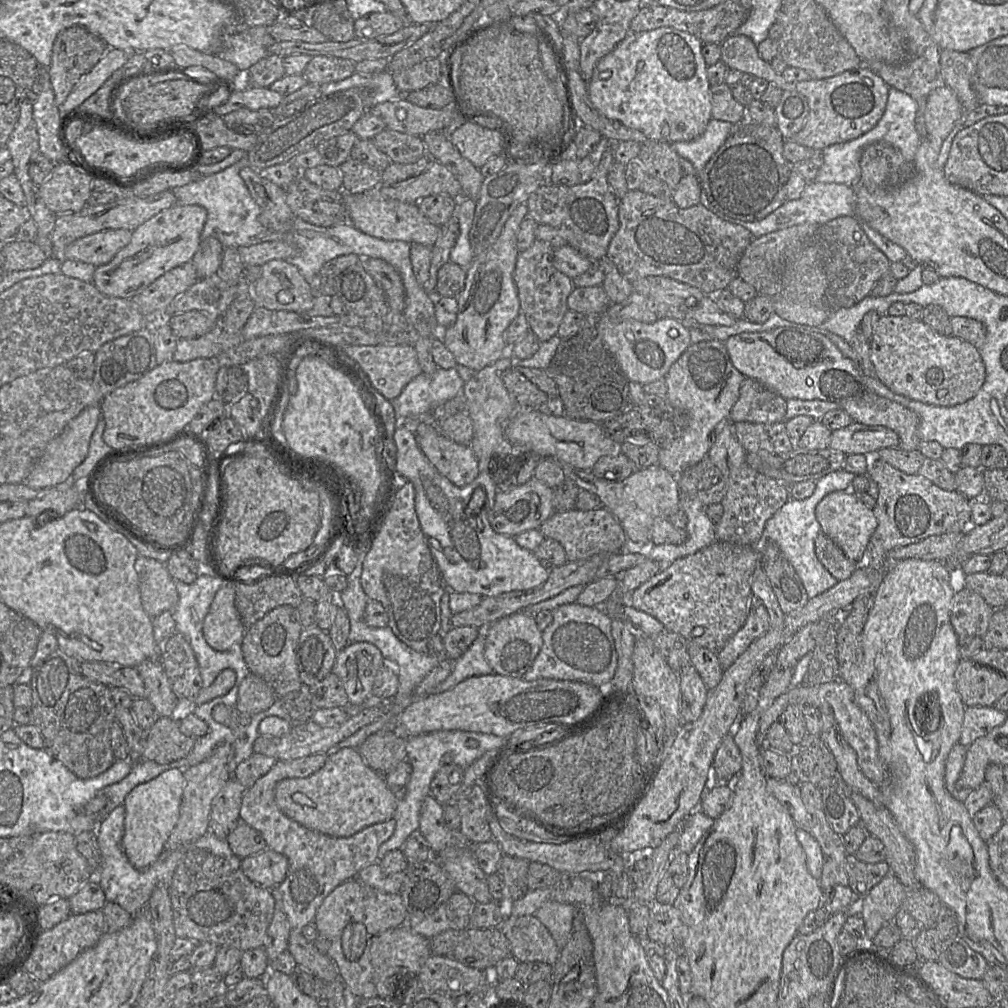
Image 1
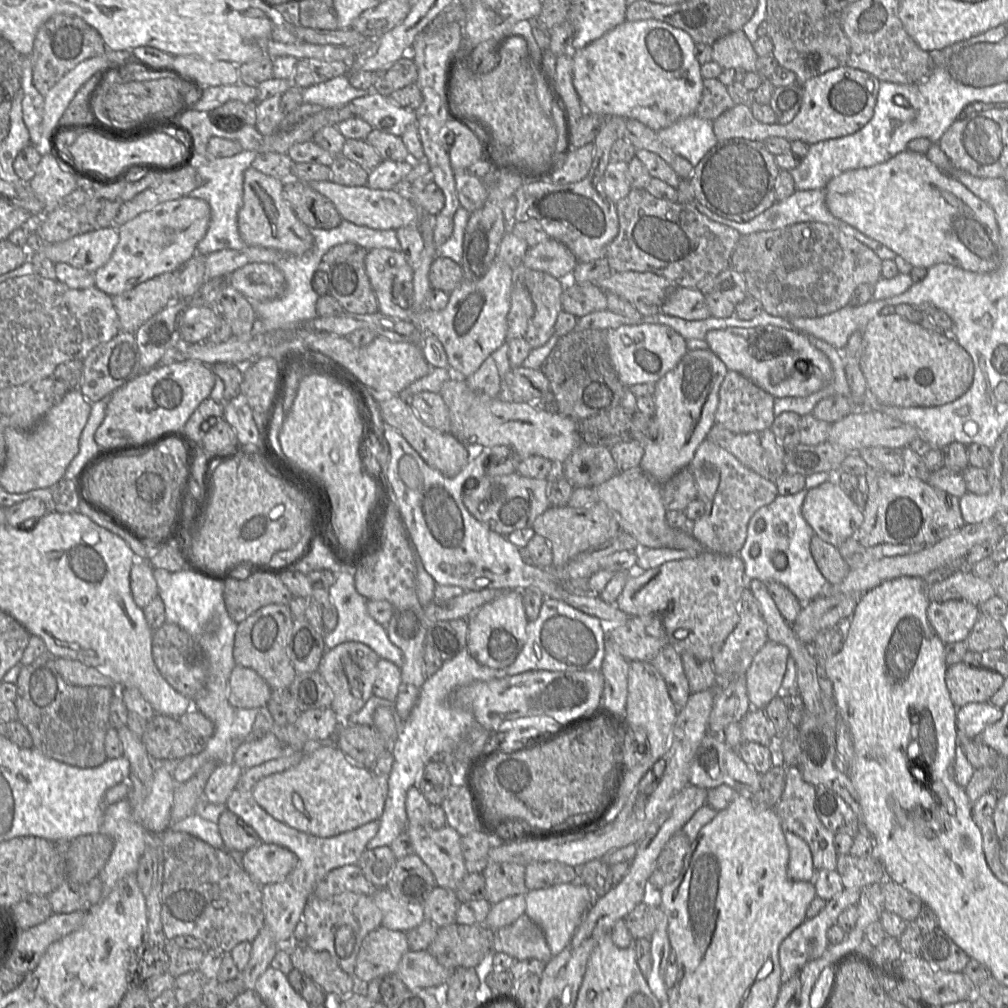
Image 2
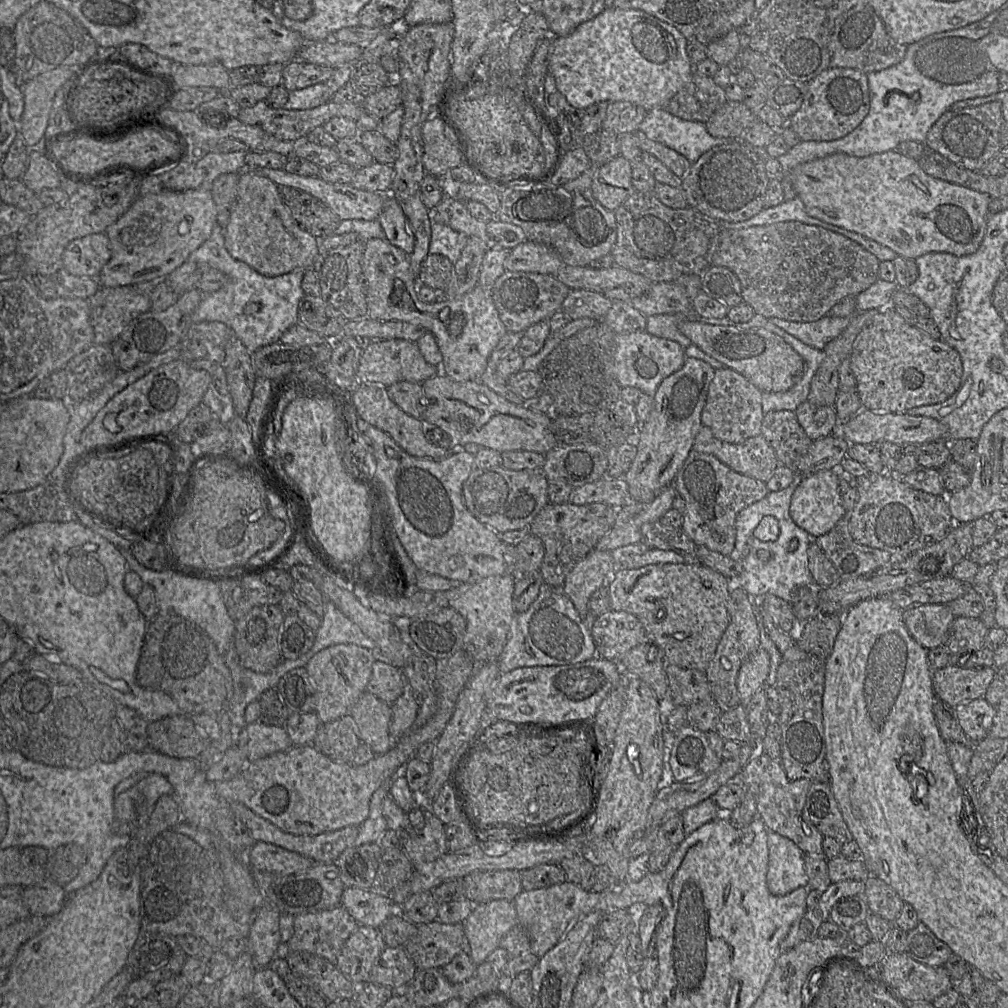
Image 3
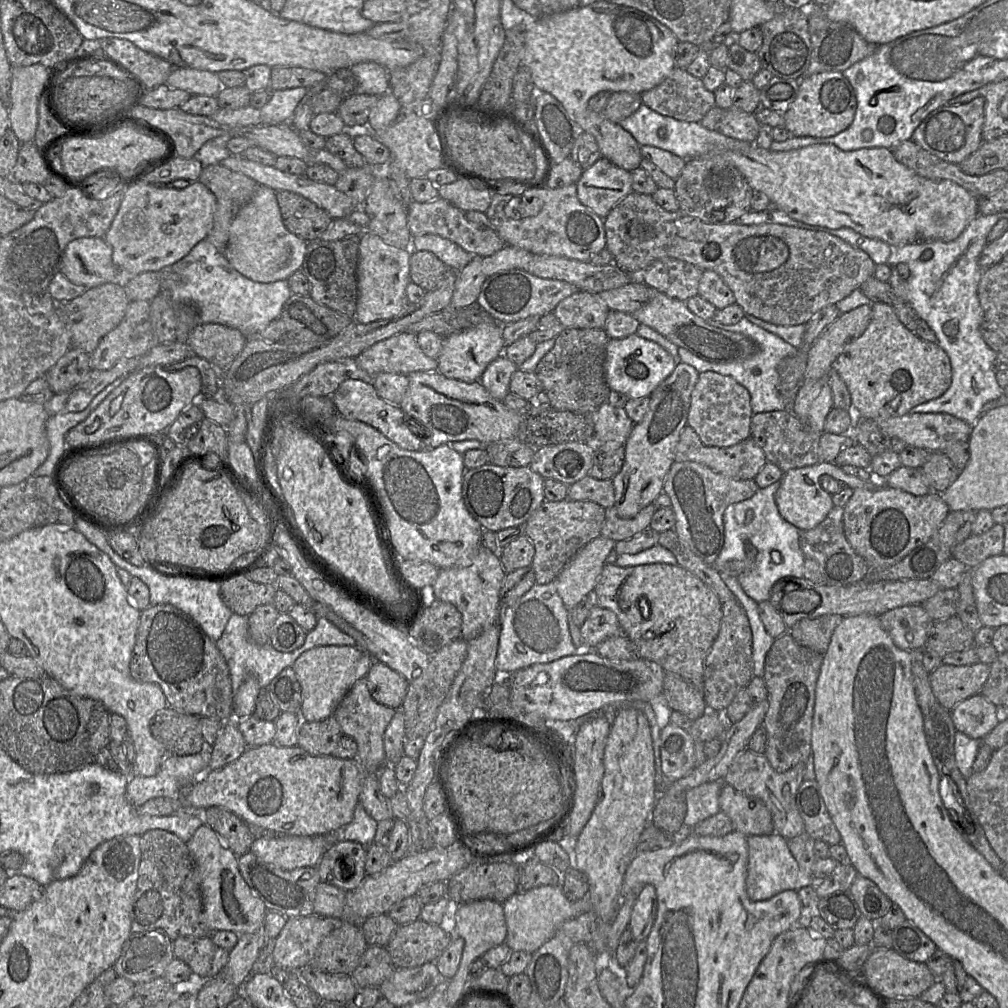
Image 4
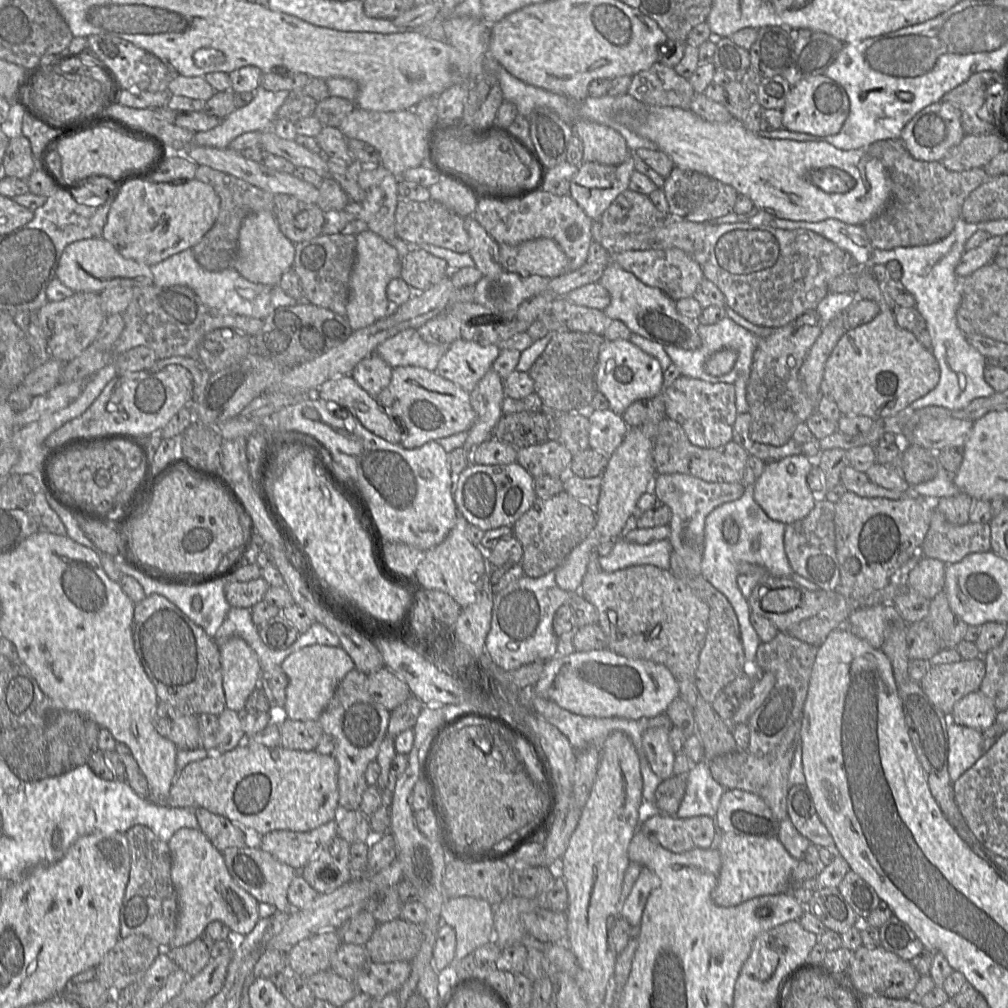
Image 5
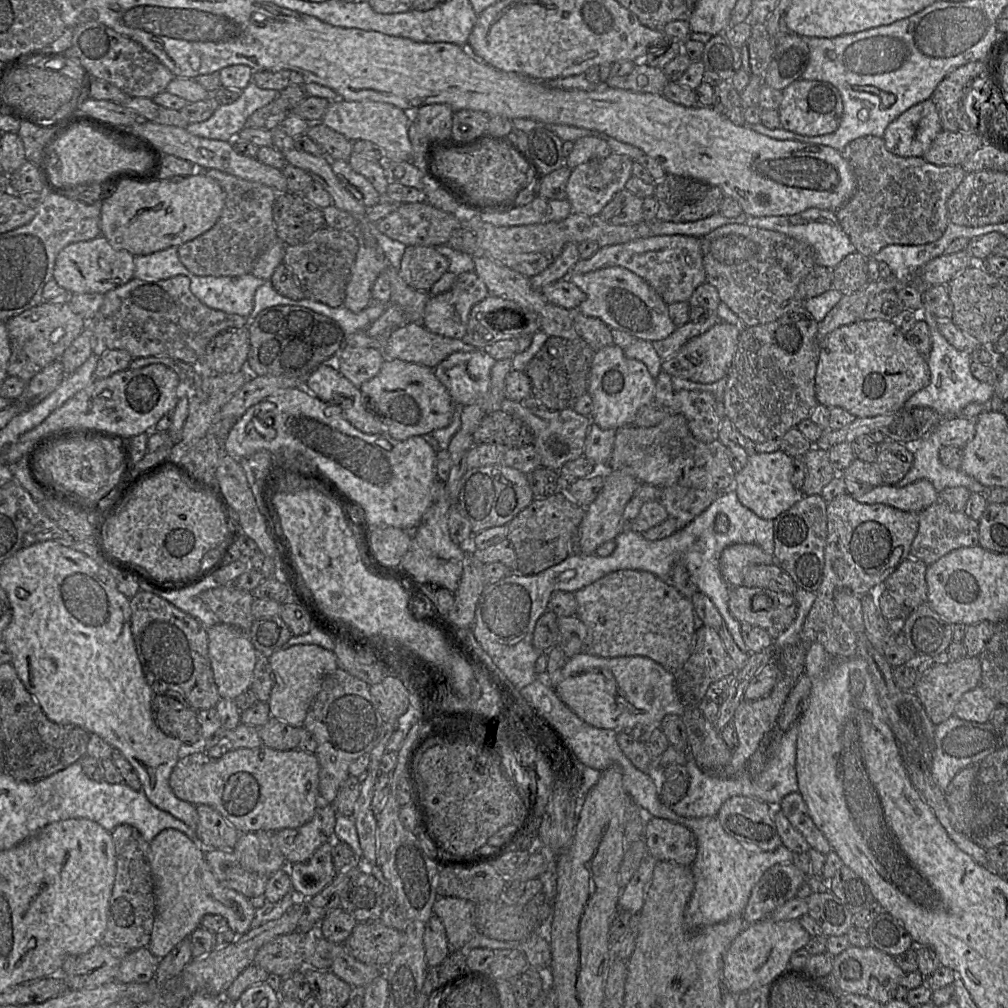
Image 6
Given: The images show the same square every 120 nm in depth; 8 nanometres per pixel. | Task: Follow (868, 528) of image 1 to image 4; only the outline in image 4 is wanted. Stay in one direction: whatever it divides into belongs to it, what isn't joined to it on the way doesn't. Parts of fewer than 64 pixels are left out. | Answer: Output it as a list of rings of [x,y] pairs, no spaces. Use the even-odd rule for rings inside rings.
[[[820,460],[813,465],[791,469],[785,472],[780,480],[780,487],[775,494],[775,502],[782,518],[800,531],[806,531],[816,527],[826,518],[834,506],[832,495],[826,492],[819,482],[820,476],[824,474],[843,481],[847,487],[853,490],[856,488],[875,489],[883,485],[881,480],[874,477],[871,477],[868,481],[864,481],[845,473],[841,466],[836,465],[834,462],[830,463]]]

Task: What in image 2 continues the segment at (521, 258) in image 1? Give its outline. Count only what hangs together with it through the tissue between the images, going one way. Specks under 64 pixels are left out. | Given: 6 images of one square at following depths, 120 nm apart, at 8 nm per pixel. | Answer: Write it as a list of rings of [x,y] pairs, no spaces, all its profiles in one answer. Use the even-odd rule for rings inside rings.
[[[523,265],[515,269],[515,279],[526,286],[534,304],[534,315],[524,338],[535,349],[545,345],[555,333],[558,314],[563,310],[562,293],[566,281]]]

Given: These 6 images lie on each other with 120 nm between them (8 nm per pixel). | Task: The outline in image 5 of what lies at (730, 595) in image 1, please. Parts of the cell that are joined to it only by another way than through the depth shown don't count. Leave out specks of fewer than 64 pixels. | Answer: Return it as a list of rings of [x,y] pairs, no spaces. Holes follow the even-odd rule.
[[[596,549],[590,555],[579,593],[596,607],[599,614],[598,624],[607,637],[608,649],[628,658],[645,659],[663,664],[671,671],[678,682],[680,696],[693,711],[694,735],[697,735],[704,747],[706,761],[710,762],[717,757],[739,750],[731,733],[730,724],[721,719],[711,704],[705,701],[696,686],[695,672],[699,655],[705,644],[710,614],[710,607],[705,601],[670,570],[654,565],[636,565],[606,572],[600,566]]]

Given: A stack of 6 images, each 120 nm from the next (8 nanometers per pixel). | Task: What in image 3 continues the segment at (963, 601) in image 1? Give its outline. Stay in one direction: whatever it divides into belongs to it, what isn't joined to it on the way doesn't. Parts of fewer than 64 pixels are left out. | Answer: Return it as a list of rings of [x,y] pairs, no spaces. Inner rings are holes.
[[[946,604],[916,605],[903,610],[902,617],[912,638],[927,650],[945,644],[956,618]]]

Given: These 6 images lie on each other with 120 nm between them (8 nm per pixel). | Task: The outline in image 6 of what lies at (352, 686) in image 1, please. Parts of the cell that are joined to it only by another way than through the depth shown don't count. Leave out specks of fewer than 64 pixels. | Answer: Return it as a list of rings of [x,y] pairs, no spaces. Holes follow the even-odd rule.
[[[298,644],[274,651],[268,661],[274,674],[274,685],[268,700],[270,716],[292,726],[303,727],[324,678],[338,668],[335,653],[314,644]]]

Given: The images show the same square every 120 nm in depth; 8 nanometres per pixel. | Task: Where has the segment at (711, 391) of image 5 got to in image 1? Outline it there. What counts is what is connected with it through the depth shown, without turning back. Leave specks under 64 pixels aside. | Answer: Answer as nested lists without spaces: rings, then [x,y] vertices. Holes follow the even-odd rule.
[[[745,377],[739,398],[733,405],[729,420],[732,423],[750,422],[772,424],[785,421],[786,400],[759,382]]]

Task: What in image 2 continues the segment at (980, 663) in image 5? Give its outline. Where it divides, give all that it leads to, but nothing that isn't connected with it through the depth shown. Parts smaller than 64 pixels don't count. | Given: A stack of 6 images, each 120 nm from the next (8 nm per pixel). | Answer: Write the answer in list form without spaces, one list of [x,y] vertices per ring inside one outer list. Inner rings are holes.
[[[963,662],[948,666],[945,676],[951,700],[957,708],[969,703],[989,702],[1004,680],[996,671]]]

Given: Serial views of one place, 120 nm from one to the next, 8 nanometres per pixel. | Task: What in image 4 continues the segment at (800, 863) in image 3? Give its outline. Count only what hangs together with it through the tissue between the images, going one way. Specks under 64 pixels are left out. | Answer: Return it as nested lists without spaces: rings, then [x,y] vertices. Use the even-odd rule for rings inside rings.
[[[774,832],[769,835],[748,835],[748,866],[746,877],[746,891],[753,901],[769,899],[782,891],[795,890],[815,885],[812,875],[800,868],[792,855],[788,840]]]

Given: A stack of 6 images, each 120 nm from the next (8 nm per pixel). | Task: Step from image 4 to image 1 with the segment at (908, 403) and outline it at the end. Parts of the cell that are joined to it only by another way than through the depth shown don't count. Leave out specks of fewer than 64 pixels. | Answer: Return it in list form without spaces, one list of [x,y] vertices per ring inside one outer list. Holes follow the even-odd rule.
[[[884,315],[876,323],[870,341],[870,359],[875,378],[893,393],[925,404],[952,407],[973,398],[986,378],[986,369],[978,348],[954,335],[937,333],[922,320],[912,320],[907,315]]]

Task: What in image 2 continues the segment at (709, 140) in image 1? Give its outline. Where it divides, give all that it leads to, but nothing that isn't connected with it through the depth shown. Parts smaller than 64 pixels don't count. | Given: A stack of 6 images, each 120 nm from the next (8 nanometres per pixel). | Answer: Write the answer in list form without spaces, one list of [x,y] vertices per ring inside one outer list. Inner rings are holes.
[[[696,115],[683,117],[656,133],[664,144],[694,167],[719,142],[713,131],[713,121]]]

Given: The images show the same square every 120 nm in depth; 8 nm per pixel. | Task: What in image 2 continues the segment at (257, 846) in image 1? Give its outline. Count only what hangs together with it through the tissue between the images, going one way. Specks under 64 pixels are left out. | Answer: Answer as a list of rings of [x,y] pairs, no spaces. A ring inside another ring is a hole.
[[[227,808],[220,815],[217,824],[227,849],[244,853],[262,843],[257,832]]]

